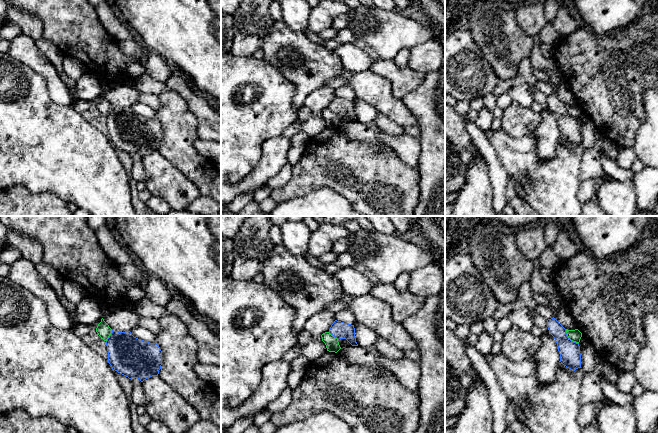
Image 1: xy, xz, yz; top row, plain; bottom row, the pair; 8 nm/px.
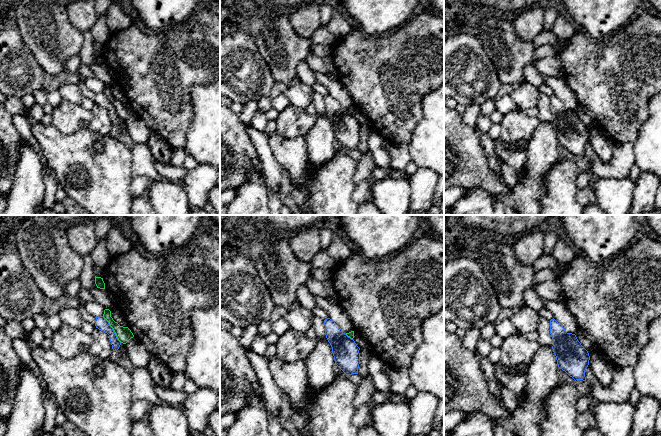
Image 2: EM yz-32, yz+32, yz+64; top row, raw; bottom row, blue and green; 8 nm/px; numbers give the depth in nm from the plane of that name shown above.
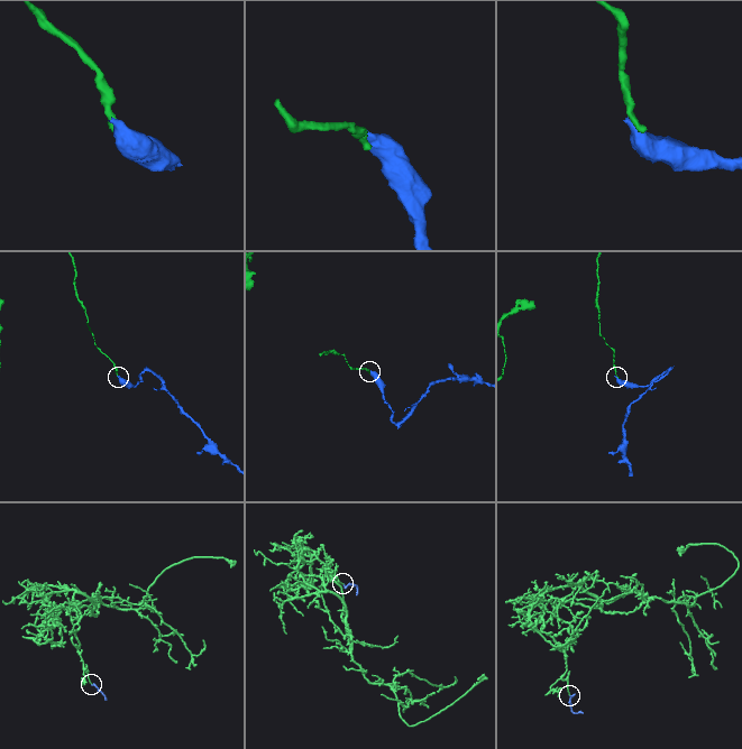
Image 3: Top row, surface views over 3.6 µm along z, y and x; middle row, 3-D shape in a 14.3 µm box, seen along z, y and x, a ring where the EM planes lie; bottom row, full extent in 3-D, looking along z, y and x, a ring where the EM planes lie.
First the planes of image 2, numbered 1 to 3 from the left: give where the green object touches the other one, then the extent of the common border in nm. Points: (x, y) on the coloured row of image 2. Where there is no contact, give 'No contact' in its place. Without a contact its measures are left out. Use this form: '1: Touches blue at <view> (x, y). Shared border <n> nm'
1: Touches blue at yz-32 (112, 329). Shared border 260 nm
2: Touches blue at yz+32 (349, 337). Shared border 80 nm
3: No contact

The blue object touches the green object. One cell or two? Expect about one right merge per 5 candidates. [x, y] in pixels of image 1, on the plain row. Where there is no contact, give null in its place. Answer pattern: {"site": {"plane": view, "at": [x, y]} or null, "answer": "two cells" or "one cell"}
{"site": {"plane": "yz", "at": [568, 114]}, "answer": "two cells"}

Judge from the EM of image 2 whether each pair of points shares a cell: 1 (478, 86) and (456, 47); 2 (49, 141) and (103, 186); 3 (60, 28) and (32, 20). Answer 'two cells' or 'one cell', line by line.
1: one cell
2: one cell
3: one cell

